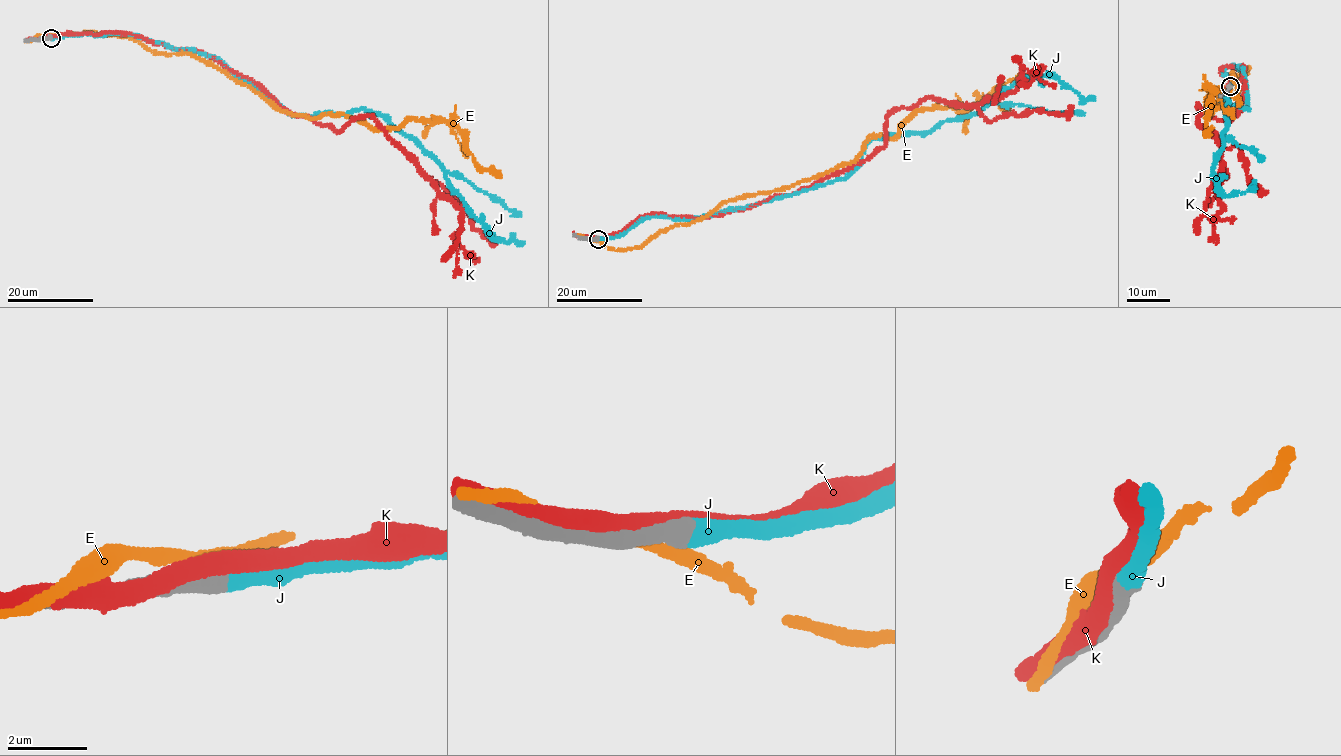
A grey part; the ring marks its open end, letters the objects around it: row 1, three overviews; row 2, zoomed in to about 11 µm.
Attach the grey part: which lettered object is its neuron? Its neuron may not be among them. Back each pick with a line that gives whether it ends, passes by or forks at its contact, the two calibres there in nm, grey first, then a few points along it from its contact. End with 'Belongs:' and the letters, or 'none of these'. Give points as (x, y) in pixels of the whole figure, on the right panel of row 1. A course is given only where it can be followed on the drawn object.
J: it ends | 600/550 nm | via (1230, 86), (1223, 69), (1239, 64), (1248, 108), (1221, 95), (1212, 171), (1226, 195), (1254, 187)
Belongs: J

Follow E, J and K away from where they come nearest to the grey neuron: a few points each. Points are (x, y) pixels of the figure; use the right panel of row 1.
E: (1230, 84), (1250, 67), (1232, 72), (1237, 109), (1220, 104), (1208, 113), (1208, 97), (1219, 91), (1208, 136)
J: (1230, 86), (1223, 69), (1239, 64), (1248, 108), (1221, 95), (1212, 171), (1226, 195), (1254, 187)
K: (1228, 88), (1222, 69), (1245, 66), (1236, 115), (1199, 105), (1199, 118), (1224, 164), (1217, 217), (1234, 220)

